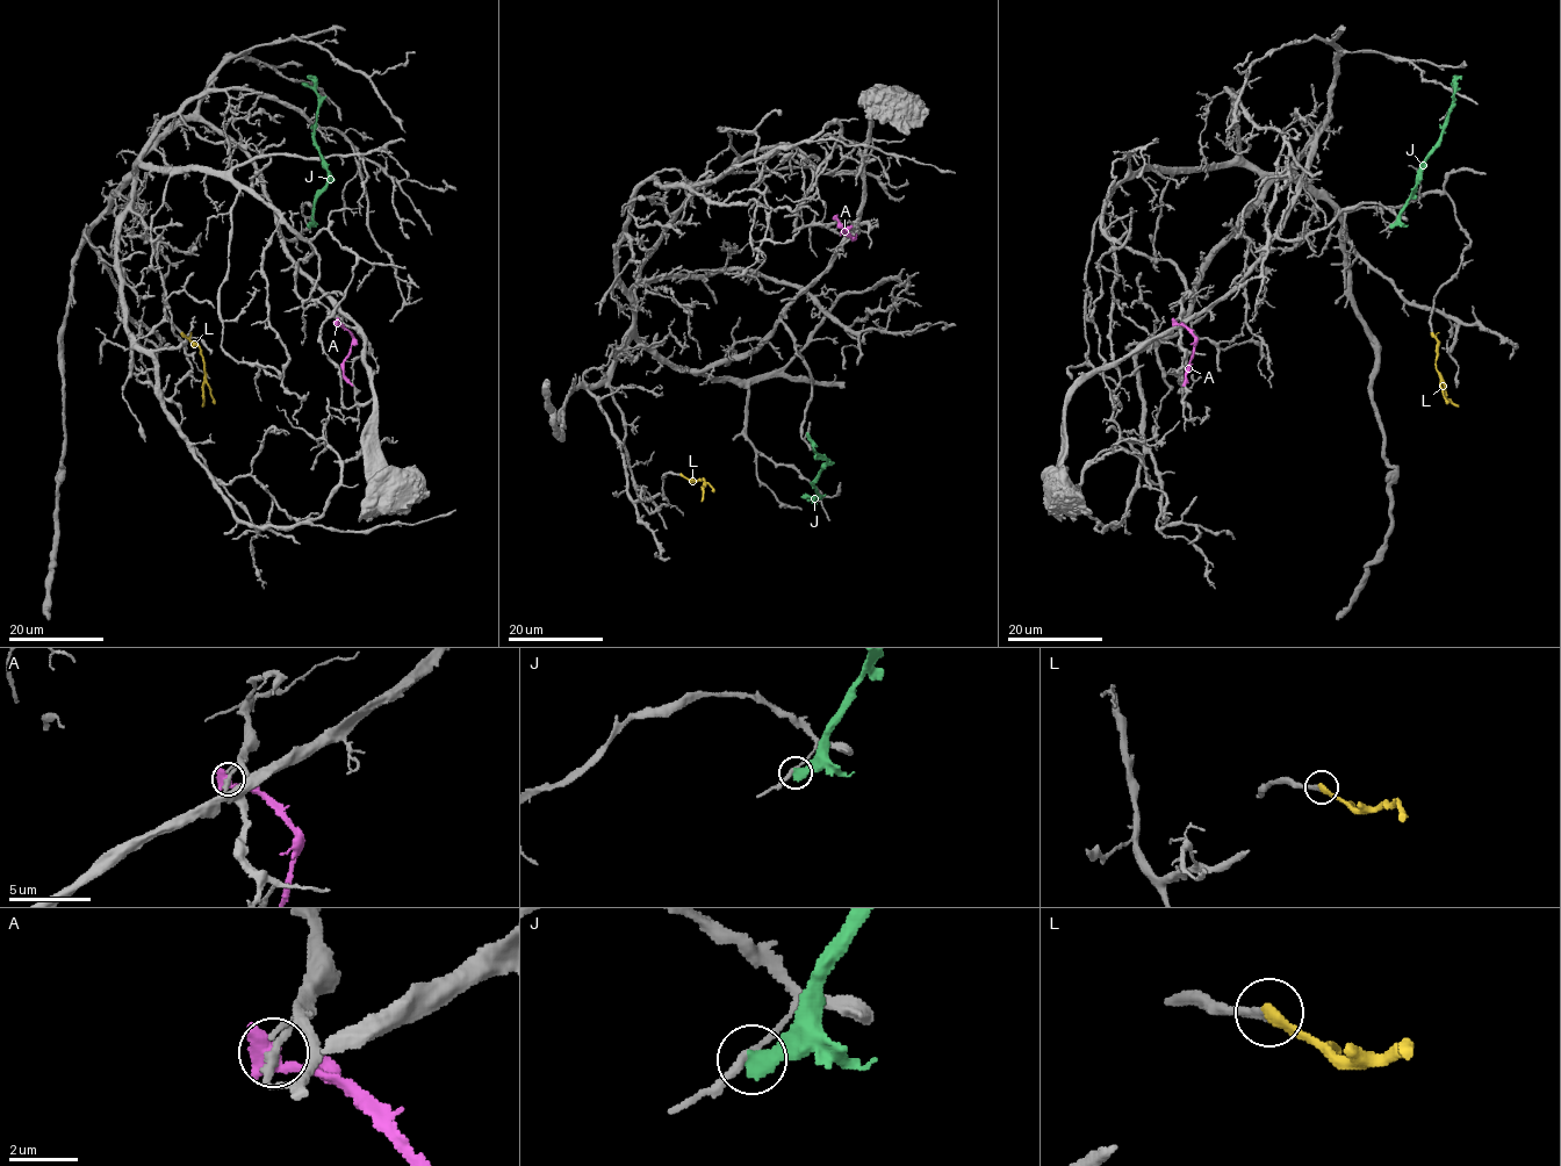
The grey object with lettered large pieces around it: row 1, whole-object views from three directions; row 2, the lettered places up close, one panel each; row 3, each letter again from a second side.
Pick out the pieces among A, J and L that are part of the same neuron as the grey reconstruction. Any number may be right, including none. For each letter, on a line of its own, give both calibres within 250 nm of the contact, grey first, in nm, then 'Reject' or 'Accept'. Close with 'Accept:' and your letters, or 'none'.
A: Thickness 240 nm (grey) against 750 nm. Reject
J: Thickness 220 nm (grey) against 480 nm. Reject
L: Thickness 300 nm (grey) against 480 nm. Accept
Accept: L

